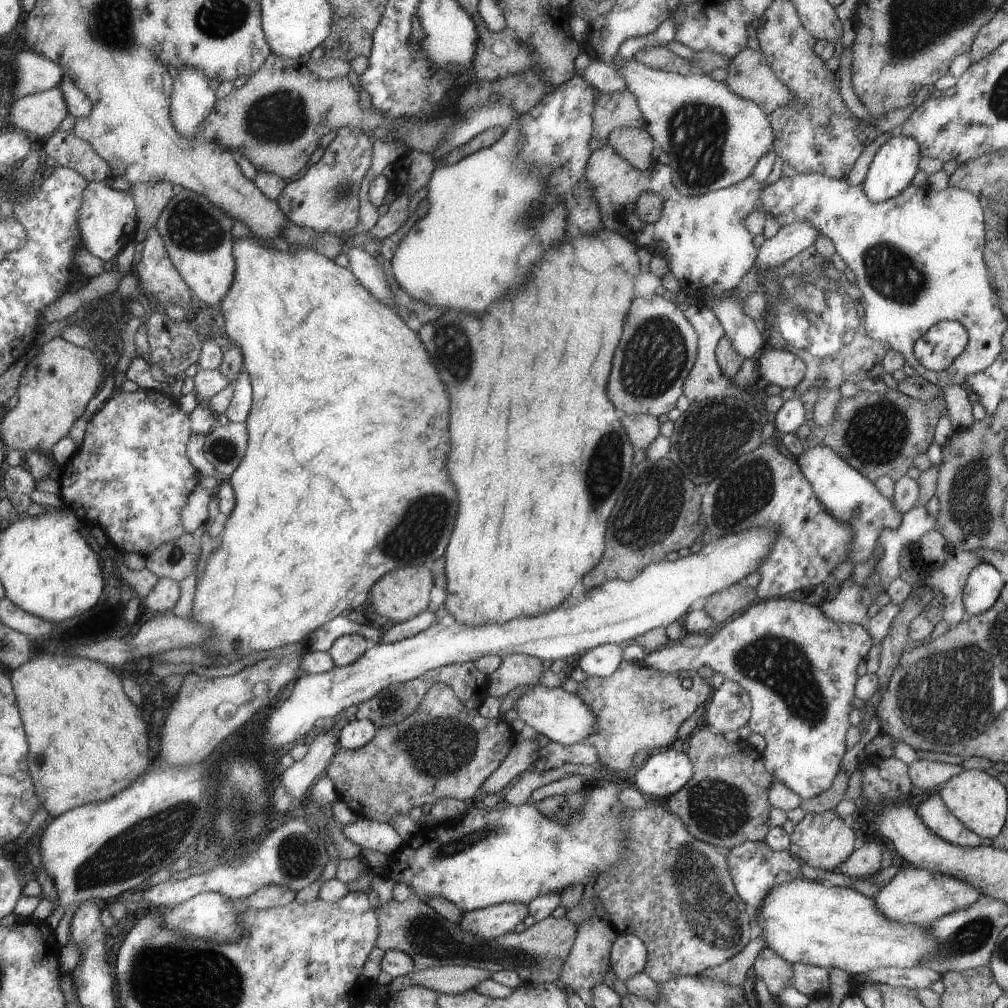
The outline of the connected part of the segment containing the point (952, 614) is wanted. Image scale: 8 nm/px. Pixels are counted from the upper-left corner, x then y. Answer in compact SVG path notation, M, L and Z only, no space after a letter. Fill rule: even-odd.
M947 547L944 565L927 573L926 582L945 596L941 620L955 626L964 618L962 590L969 571L982 560L969 550L951 550Z

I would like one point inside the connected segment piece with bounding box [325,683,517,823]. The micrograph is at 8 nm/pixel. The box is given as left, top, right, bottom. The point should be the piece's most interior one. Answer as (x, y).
(442, 749)

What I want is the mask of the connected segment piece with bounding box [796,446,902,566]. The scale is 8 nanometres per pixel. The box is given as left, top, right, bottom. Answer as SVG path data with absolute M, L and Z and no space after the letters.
M816 446L804 449L796 459L797 464L800 464L800 471L812 485L813 492L816 493L826 511L829 511L837 520L847 523L854 532L852 546L846 555L846 560L849 559L853 566L858 562L869 561L868 558L873 560L871 551L878 534L883 529L893 530L901 522L901 514L892 508L888 498L883 498L879 494L872 481L857 472L830 448Z

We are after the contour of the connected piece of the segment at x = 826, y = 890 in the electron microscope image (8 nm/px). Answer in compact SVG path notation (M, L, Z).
M795 877L789 882L774 886L760 902L760 907L753 915L753 922L753 930L757 928L757 932L760 932L764 946L789 965L807 963L828 969L839 968L849 976L875 971L881 967L914 971L920 958L935 948L935 941L926 935L925 927L887 920L876 908L872 897L867 898L850 887L833 886L803 877Z

